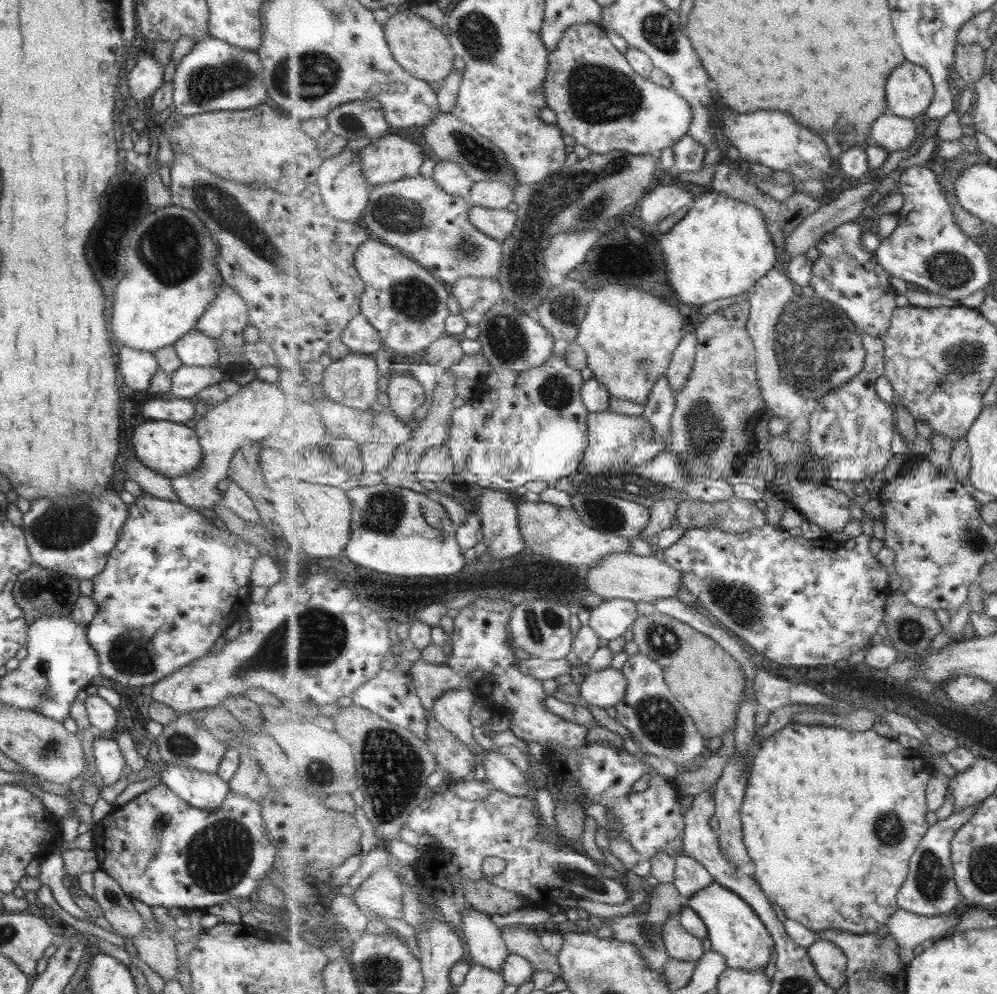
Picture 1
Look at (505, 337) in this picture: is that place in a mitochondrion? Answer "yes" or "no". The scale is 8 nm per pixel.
yes

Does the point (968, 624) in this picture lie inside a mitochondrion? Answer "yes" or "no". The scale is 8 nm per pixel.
no

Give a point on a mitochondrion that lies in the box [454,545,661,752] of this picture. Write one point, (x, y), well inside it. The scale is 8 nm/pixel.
(538, 622)

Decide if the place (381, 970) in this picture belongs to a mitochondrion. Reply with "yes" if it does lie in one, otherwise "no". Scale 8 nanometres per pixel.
yes

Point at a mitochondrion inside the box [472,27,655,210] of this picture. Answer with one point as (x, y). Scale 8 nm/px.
(597, 93)

